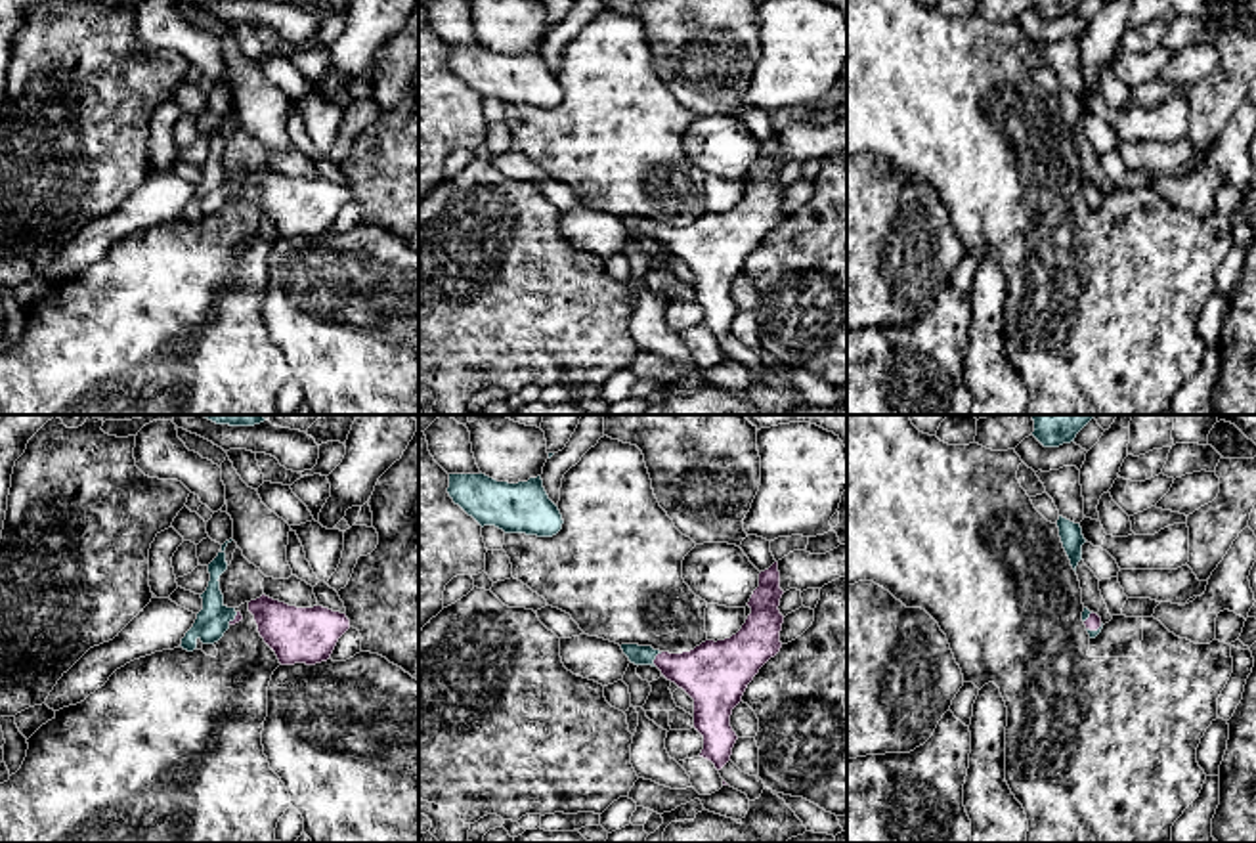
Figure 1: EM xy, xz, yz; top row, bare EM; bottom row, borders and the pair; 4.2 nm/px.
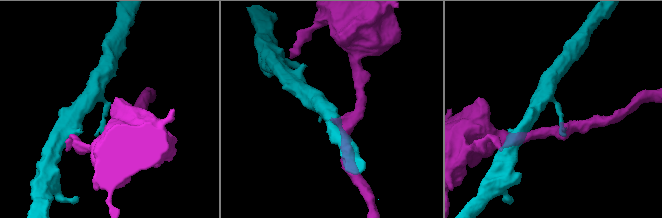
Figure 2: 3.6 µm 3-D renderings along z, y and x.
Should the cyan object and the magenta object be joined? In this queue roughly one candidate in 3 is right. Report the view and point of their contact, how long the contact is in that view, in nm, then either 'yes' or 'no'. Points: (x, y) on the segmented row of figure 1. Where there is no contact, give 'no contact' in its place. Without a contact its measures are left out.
xz (654, 658) | 70 nm | yes

